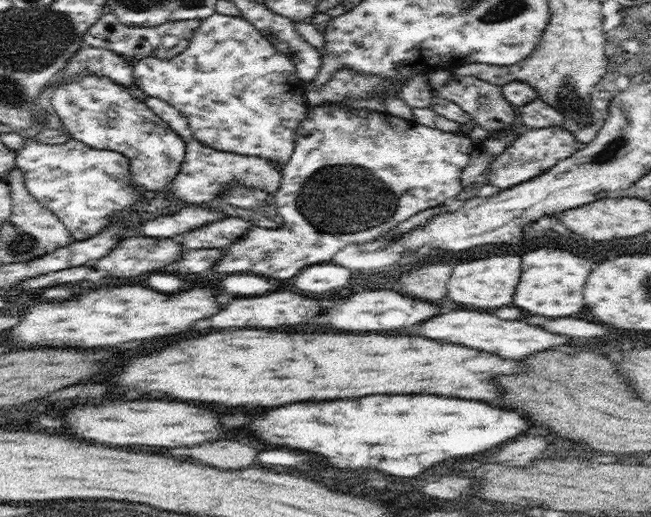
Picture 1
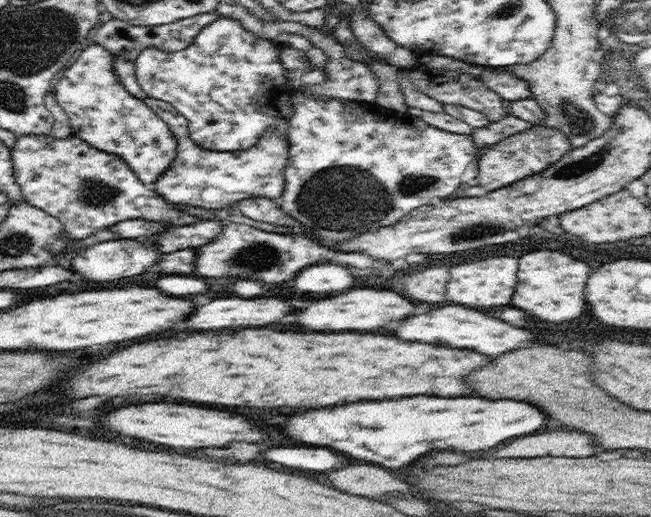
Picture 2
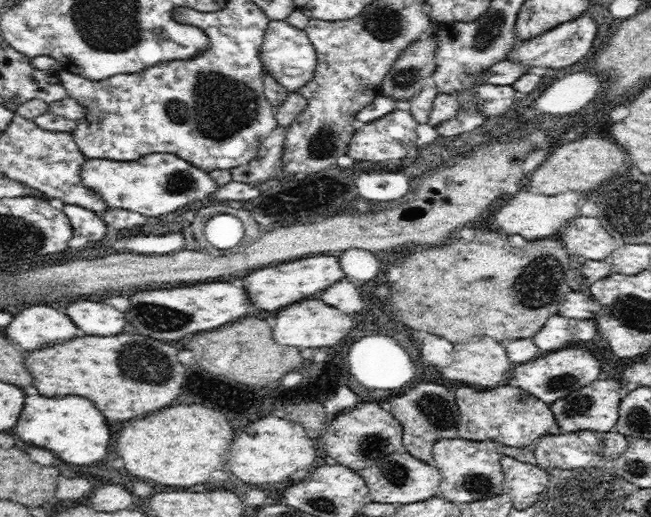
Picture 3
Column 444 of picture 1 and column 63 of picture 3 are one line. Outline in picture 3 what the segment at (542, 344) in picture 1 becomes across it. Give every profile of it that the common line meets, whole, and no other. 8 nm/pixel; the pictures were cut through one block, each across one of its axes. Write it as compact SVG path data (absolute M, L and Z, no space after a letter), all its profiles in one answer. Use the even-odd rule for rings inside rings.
M30 306L16 314L6 326L6 338L20 344L24 350L36 350L54 346L76 336L74 322L60 310L52 306Z

